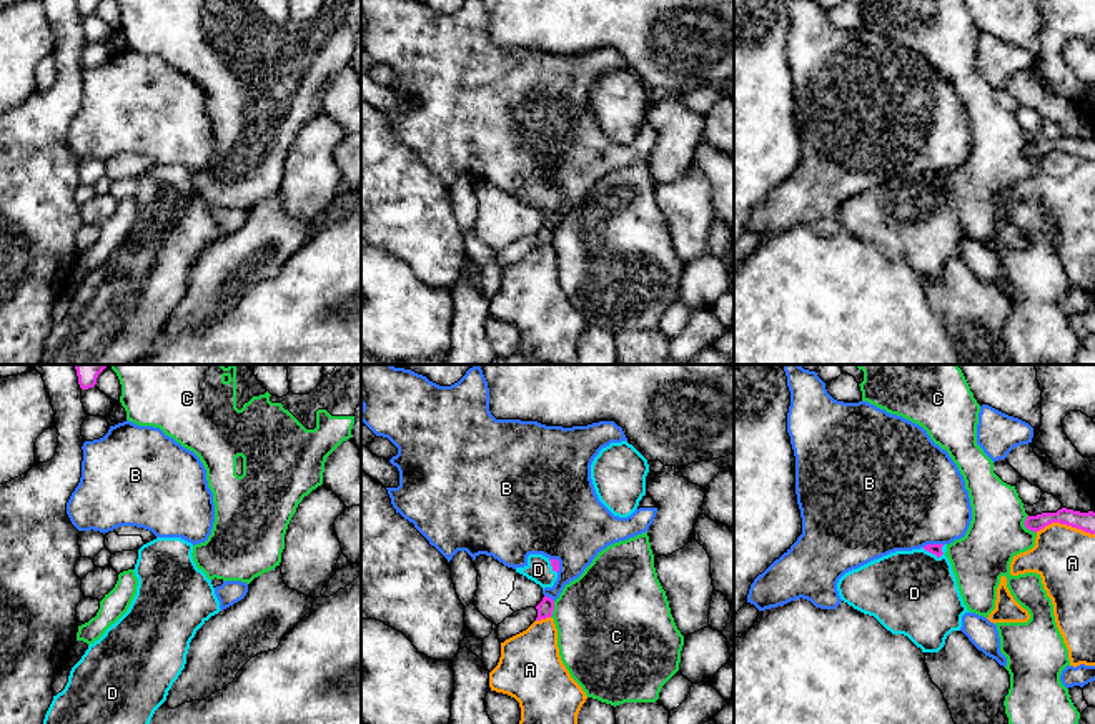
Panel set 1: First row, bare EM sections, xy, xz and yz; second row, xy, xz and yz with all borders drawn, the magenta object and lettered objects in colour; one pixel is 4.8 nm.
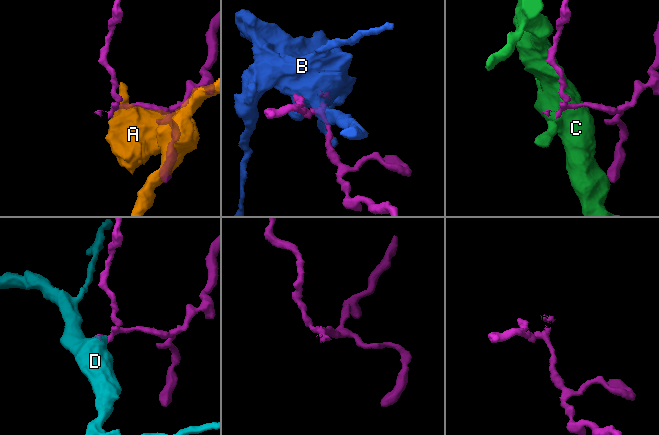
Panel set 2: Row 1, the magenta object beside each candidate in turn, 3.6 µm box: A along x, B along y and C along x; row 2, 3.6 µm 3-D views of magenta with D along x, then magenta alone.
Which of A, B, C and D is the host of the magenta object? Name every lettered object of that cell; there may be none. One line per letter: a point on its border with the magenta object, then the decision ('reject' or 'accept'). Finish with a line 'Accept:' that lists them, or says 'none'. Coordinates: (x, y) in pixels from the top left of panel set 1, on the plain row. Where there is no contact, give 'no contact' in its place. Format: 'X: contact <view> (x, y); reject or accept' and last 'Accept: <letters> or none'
A: contact yz (1065, 150); reject
B: contact yz (932, 172); reject
C: contact yz (1025, 153); reject
D: contact yz (934, 180); accept
Accept: D

